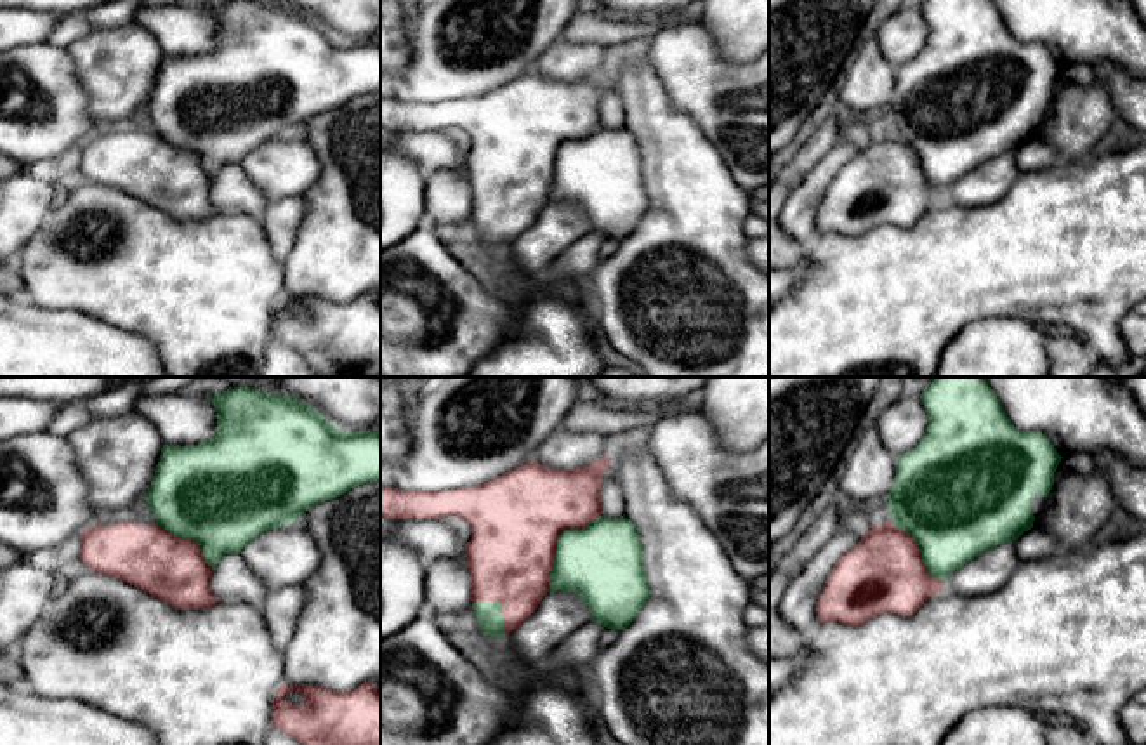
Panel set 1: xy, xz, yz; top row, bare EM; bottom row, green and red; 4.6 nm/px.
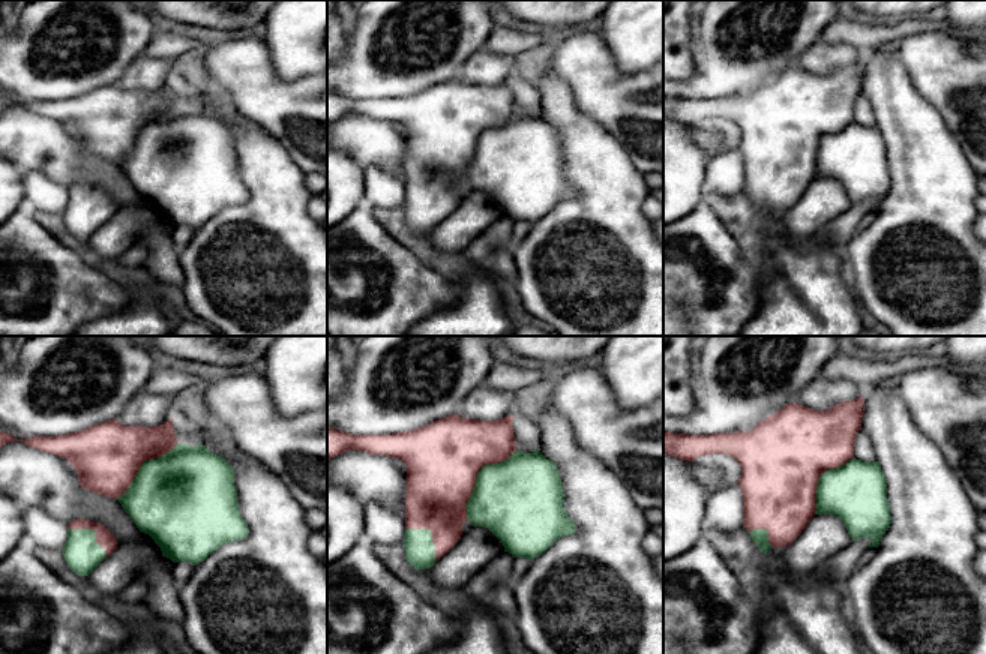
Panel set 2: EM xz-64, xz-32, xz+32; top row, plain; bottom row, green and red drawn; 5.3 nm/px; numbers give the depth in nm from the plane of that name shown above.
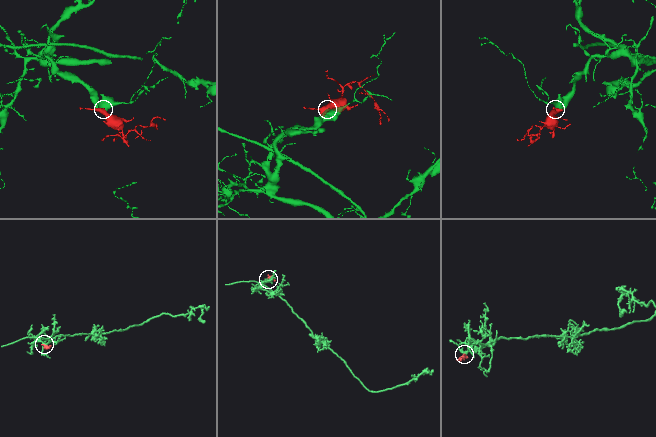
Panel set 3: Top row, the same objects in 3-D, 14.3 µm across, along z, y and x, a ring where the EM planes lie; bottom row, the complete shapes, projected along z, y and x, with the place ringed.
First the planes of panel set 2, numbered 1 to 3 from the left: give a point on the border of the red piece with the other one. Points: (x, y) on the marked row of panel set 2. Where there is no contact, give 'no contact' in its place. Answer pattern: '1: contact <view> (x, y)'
1: contact xz-64 (143, 465)
2: contact xz-32 (477, 477)
3: contact xz+32 (820, 477)

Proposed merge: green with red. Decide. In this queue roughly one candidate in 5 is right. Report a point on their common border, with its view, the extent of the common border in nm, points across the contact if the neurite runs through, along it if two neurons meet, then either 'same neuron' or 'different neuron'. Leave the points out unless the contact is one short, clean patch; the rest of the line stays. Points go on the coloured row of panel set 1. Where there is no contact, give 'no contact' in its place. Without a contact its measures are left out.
xz (558, 542) | 420 nm | same neuron

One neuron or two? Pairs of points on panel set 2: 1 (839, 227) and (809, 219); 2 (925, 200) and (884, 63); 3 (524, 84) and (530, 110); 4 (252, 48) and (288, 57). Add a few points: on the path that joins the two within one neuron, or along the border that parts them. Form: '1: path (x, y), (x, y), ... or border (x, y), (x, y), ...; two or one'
1: border (851, 206), (818, 230); two
2: path (925, 165), (916, 134), (893, 98); one
3: path (524, 90), (526, 104); one
4: border (260, 30), (273, 69), (288, 81); two

